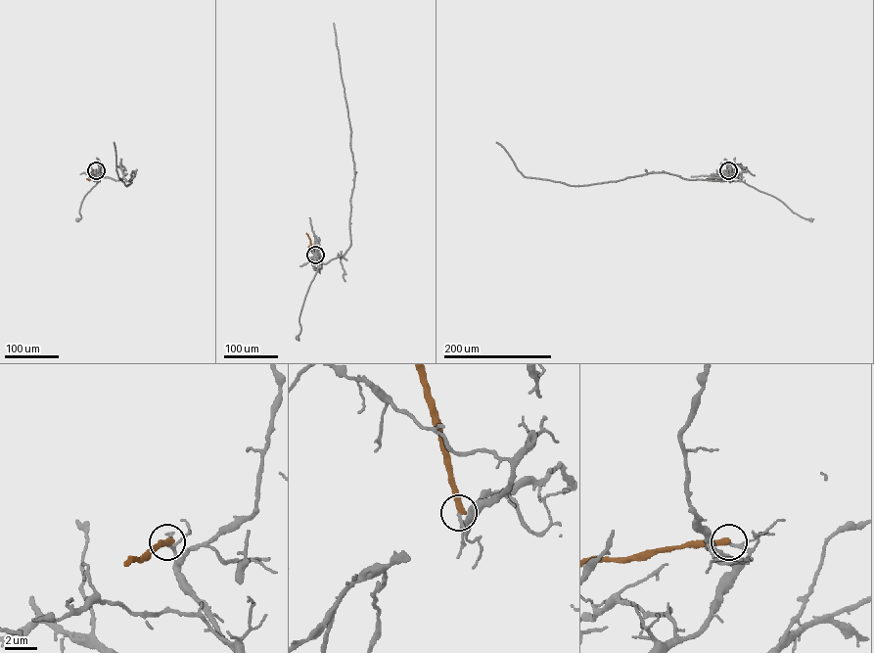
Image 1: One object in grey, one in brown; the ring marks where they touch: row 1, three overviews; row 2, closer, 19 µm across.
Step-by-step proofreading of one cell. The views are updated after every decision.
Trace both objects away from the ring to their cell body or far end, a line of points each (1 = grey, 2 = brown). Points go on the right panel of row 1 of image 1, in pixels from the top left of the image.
1: (728, 170), (725, 176), (737, 176), (810, 219)
2: (728, 170), (712, 179), (707, 179)

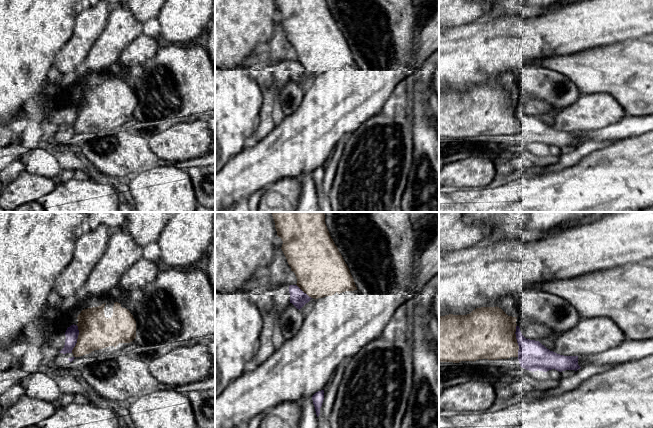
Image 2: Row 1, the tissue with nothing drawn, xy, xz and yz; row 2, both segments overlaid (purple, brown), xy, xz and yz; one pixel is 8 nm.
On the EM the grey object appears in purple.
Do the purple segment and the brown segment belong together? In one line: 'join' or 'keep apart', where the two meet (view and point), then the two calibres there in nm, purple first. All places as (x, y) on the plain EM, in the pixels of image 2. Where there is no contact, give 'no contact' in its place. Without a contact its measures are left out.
keep apart; meets purple in yz at (517, 117); 240 nm thick on the purple side, 420 nm on the other

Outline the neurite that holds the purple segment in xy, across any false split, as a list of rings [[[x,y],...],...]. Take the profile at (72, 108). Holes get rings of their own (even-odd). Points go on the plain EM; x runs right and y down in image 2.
[[[73,100],[70,103],[68,103],[65,108],[66,115],[65,115],[64,124],[59,128],[63,130],[72,129],[72,126],[77,119],[78,111],[79,111],[79,106],[77,101]]]

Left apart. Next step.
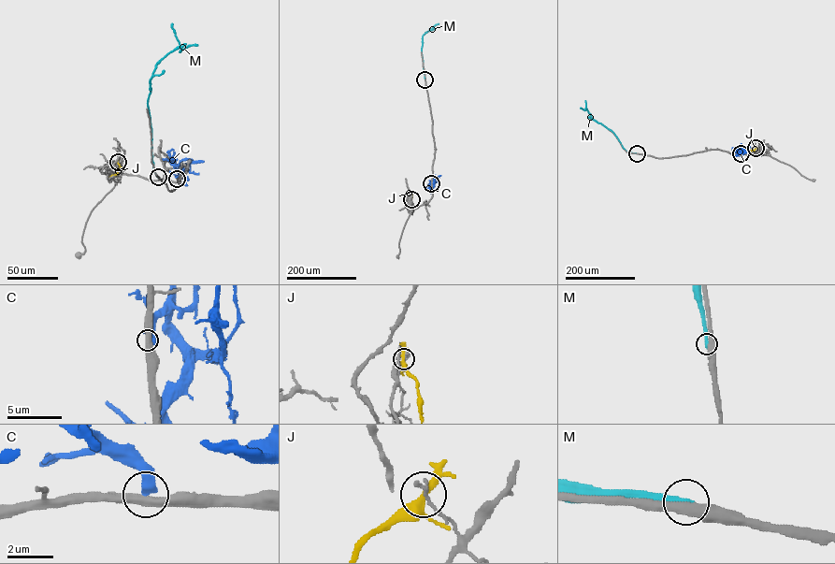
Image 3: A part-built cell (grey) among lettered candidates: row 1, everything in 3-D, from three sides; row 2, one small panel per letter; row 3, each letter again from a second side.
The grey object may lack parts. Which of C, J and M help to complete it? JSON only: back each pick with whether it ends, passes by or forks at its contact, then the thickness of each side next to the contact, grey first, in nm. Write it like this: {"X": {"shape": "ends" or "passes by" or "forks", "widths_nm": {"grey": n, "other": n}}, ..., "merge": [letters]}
{"merge": []}

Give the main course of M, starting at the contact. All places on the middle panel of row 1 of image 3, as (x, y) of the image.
M: (424, 79), (422, 36), (439, 23)

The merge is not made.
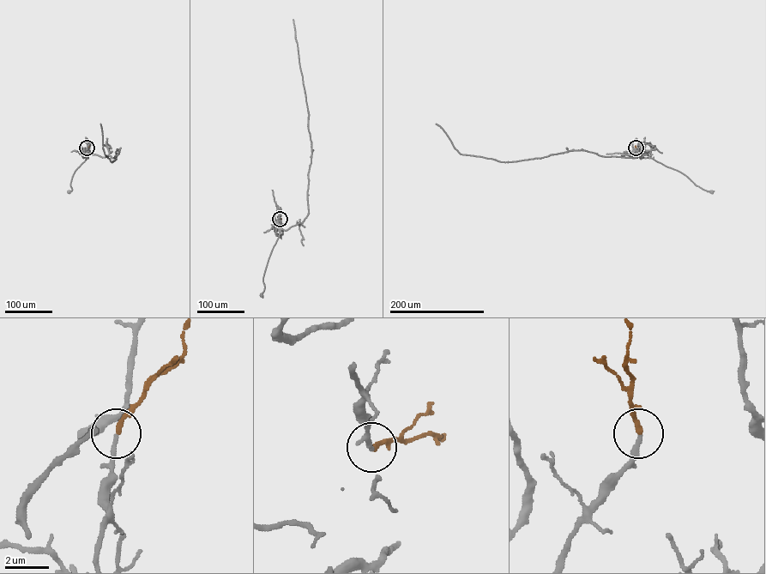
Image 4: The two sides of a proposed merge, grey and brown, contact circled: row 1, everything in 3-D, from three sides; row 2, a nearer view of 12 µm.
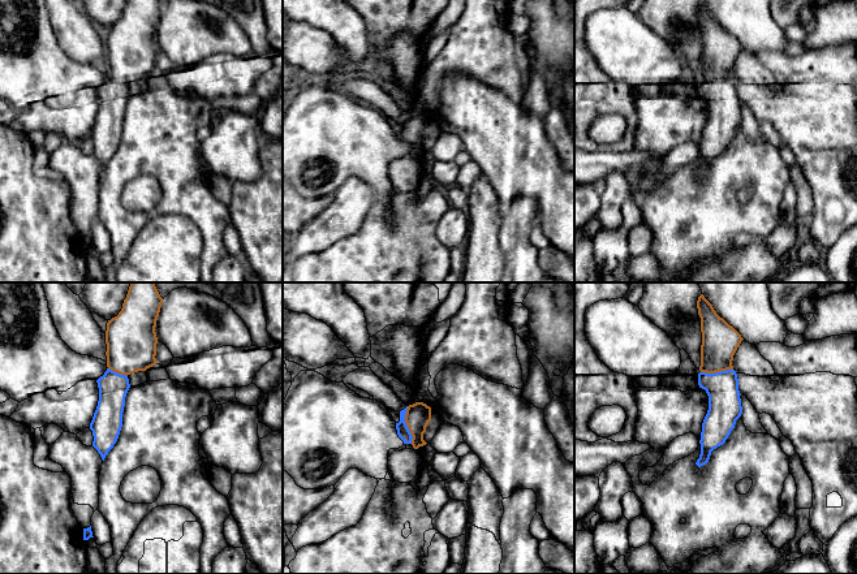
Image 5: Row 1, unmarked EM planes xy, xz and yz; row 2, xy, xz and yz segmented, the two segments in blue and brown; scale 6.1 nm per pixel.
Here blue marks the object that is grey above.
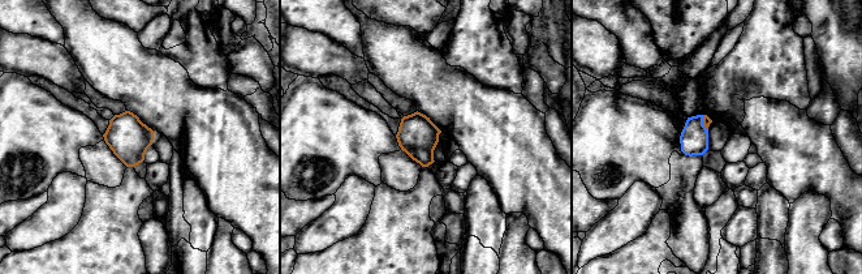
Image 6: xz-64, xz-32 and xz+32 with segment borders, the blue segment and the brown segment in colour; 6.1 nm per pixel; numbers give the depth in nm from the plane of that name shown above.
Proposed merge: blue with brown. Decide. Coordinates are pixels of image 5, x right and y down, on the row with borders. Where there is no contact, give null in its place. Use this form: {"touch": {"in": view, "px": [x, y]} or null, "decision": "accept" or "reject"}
{"touch": {"in": "xz", "px": [405, 424]}, "decision": "accept"}

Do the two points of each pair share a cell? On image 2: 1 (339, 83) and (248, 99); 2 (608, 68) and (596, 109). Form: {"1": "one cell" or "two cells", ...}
{"1": "two cells", "2": "two cells"}

